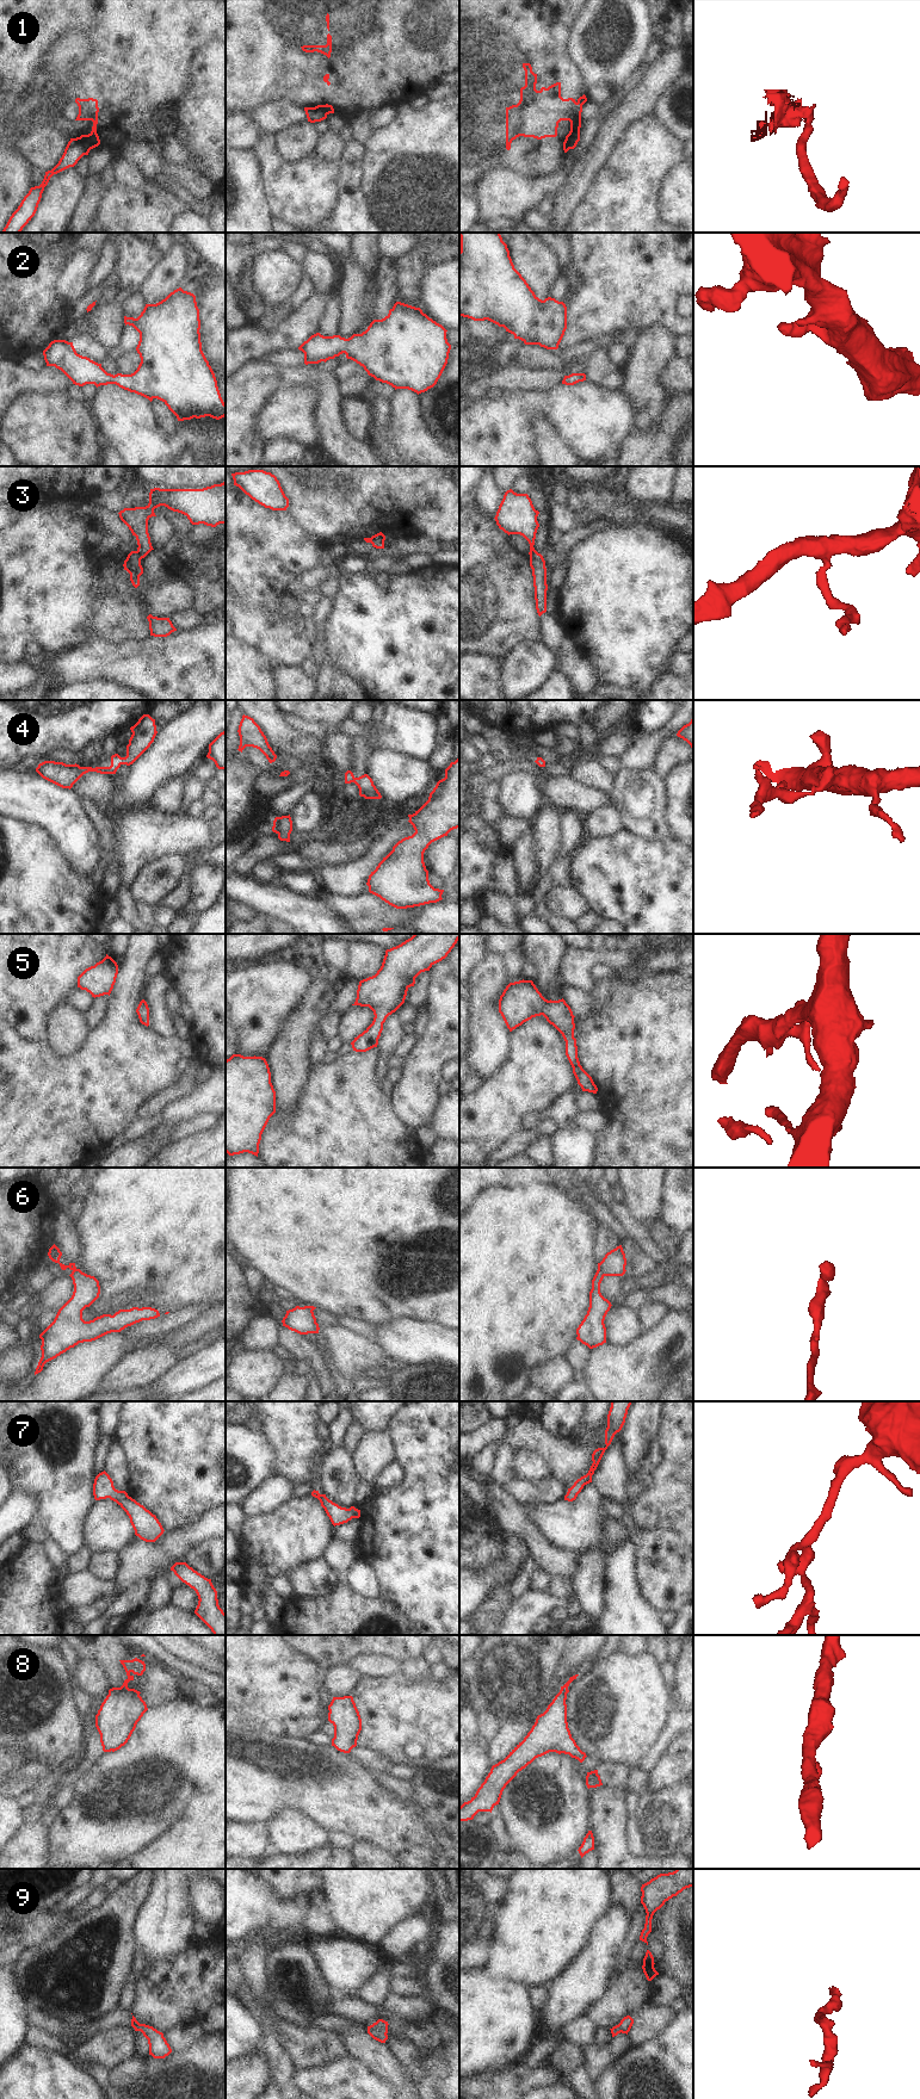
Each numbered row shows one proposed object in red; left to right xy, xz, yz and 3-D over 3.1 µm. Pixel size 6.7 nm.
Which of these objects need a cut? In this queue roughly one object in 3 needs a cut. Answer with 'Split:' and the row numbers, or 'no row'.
Split: 1, 3.

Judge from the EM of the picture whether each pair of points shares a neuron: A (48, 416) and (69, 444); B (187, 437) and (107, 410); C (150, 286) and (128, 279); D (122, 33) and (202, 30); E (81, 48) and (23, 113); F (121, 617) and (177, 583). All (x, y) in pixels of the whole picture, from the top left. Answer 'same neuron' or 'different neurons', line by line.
A: same neuron
B: same neuron
C: different neurons
D: same neuron
E: same neuron
F: same neuron

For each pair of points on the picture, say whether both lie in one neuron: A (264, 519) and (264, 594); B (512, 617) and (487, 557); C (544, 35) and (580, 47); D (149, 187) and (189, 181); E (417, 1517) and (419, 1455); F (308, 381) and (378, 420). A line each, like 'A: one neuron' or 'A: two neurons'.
A: one neuron
B: one neuron
C: two neurons
D: two neurons
E: one neuron
F: two neurons

